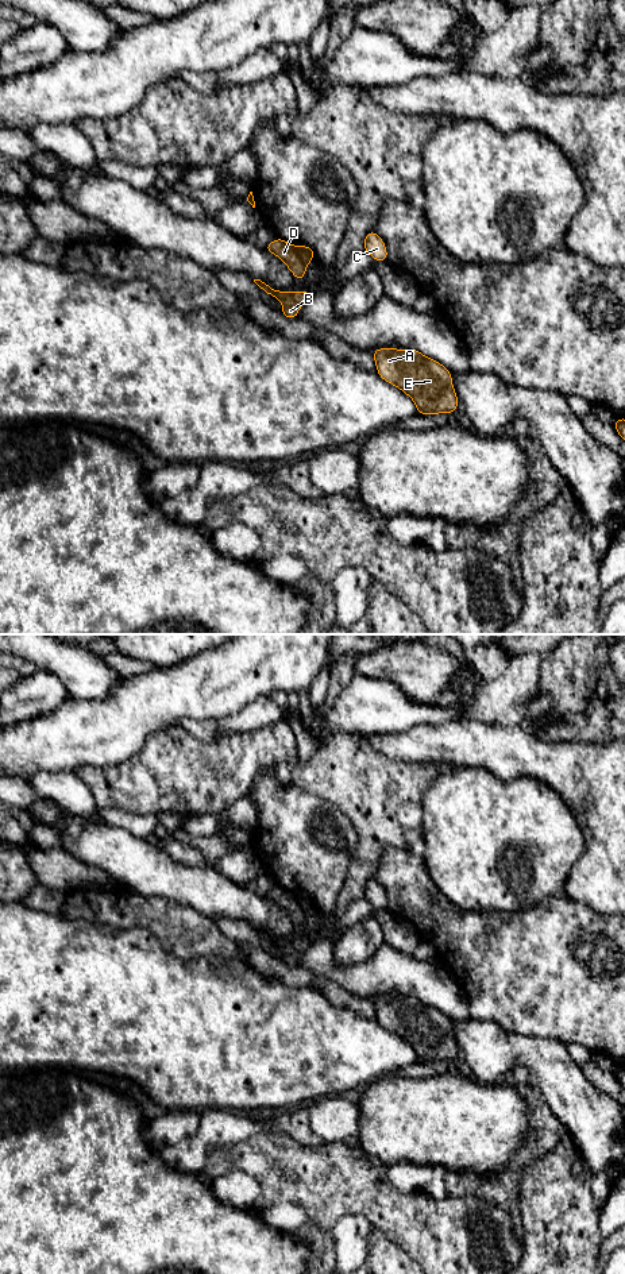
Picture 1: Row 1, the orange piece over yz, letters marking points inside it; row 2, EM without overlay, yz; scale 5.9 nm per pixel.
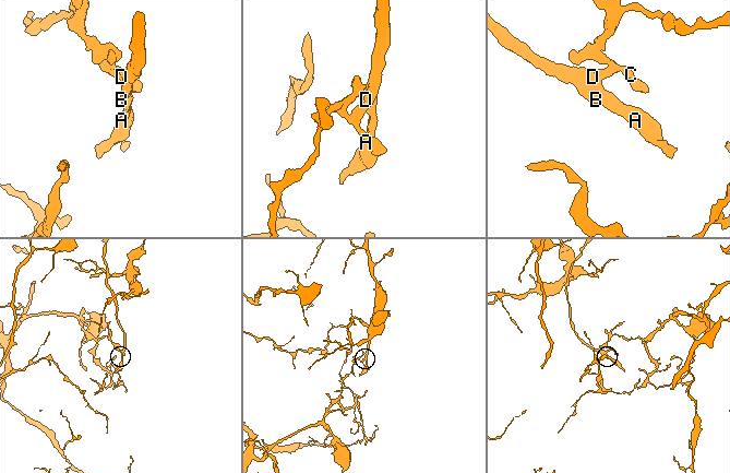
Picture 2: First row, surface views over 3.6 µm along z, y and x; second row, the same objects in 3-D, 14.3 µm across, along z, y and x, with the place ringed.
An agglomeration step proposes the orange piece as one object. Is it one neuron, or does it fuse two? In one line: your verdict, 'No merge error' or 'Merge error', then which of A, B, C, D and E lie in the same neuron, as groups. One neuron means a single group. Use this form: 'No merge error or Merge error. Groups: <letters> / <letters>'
Merge error. Groups: A B D E / C

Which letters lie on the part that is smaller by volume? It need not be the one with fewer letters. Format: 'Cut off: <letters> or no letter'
Cut off: A, B, D, E

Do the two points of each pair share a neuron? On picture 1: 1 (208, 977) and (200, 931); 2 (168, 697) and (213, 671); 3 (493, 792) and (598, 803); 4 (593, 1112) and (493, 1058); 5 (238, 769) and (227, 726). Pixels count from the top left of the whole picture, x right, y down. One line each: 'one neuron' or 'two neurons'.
1: two neurons
2: one neuron
3: two neurons
4: one neuron
5: two neurons

